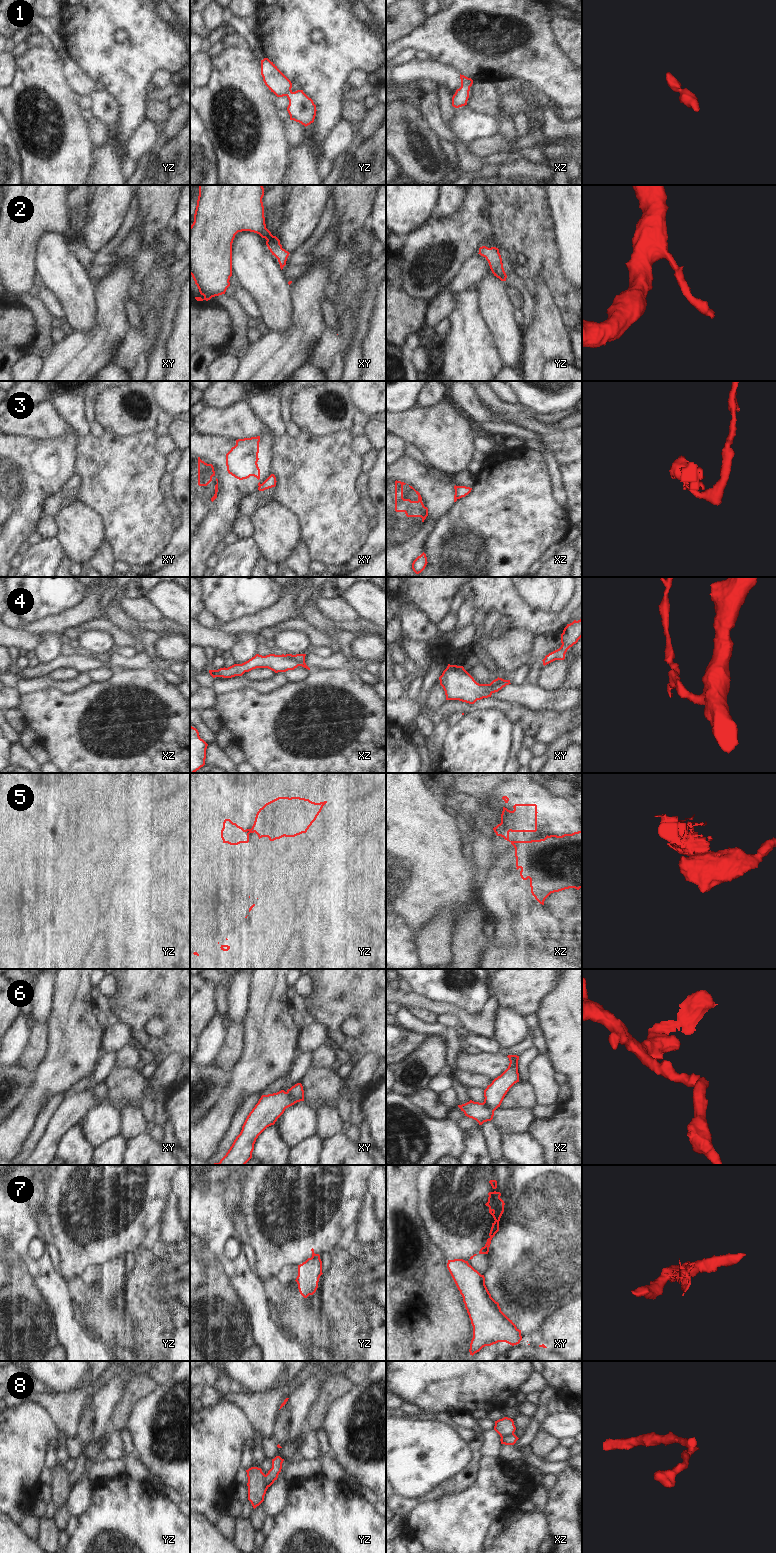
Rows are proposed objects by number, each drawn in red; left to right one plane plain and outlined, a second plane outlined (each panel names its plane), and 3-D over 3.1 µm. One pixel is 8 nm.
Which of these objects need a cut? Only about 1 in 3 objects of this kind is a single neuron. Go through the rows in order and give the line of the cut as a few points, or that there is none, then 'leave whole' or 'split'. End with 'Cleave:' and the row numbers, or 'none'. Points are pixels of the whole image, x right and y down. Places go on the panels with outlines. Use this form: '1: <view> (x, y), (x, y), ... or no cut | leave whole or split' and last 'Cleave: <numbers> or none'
1: no cut | leave whole
2: no cut | leave whole
3: xz (457, 486), (455, 490) | split
4: xz (284, 655), (293, 659), (299, 665) | split
5: xz (517, 841), (519, 855), (522, 858), (529, 857), (529, 871) | split
6: xy (286, 1092), (294, 1103) | split
7: yz (319, 1255), (315, 1255), (307, 1260) | split
8: xz (514, 1434), (505, 1434), (501, 1437) | split
Cleave: 3, 4, 5, 6, 7, 8

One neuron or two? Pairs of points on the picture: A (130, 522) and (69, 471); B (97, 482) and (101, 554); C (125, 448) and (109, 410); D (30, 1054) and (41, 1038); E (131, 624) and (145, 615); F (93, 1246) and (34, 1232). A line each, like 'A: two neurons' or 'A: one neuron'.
A: two neurons
B: two neurons
C: two neurons
D: one neuron
E: two neurons
F: two neurons

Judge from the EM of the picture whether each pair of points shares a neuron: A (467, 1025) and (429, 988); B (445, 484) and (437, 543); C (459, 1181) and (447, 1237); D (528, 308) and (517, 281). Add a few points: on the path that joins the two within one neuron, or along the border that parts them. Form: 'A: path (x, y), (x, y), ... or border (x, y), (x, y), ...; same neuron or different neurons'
A: border (419, 995), (451, 1003), (463, 1011); different neurons
B: border (456, 499), (436, 521), (428, 537); different neurons
C: path (459, 1195), (459, 1223); same neuron
D: path (528, 301), (522, 288); same neuron

